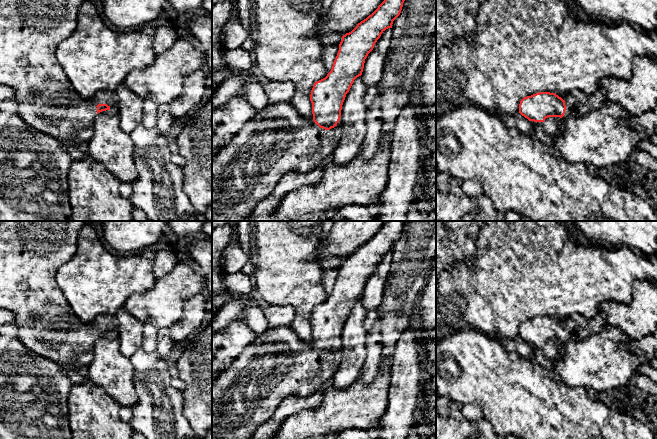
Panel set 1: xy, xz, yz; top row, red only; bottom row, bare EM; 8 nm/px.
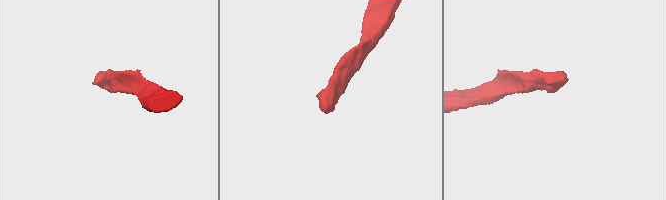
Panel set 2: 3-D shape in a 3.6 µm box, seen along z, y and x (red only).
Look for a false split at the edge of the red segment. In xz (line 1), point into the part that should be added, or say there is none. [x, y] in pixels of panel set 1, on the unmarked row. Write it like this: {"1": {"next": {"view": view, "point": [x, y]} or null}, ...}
{"1": {"next": {"view": "xz", "point": [276, 364]}}}

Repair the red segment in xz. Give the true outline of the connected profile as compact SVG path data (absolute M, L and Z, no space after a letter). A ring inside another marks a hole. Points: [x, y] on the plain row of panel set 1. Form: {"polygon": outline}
{"polygon": "M387 221L366 243L342 260L339 275L331 295L314 307L310 318L313 343L304 343L290 327L268 328L249 343L212 382L212 439L251 439L256 429L266 422L288 396L304 397L318 391L321 385L332 379L341 362L341 356L334 354L341 341L342 329L354 304L362 299L365 283L373 274L381 258L392 252L393 245L400 239L405 221Z"}

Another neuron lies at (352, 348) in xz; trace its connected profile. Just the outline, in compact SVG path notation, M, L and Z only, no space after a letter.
M361 300L357 301L342 329L341 341L337 353L341 362L333 376L333 386L345 389L352 385L360 376L366 359L366 339L368 331L364 328L367 310Z

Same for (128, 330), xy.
M124 306L115 313L112 321L113 332L120 345L122 355L130 358L142 348L143 323L134 318Z

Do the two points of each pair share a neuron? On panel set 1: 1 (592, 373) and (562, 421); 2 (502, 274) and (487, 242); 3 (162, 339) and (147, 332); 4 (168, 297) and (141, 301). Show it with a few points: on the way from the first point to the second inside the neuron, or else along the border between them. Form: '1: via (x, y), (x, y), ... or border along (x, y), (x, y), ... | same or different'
1: border along (561, 380), (570, 386), (581, 386), (585, 389) | different
2: via (502, 266), (502, 257), (495, 250) | same
3: border along (158, 331), (155, 349) | different
4: via (161, 301), (148, 301) | same

